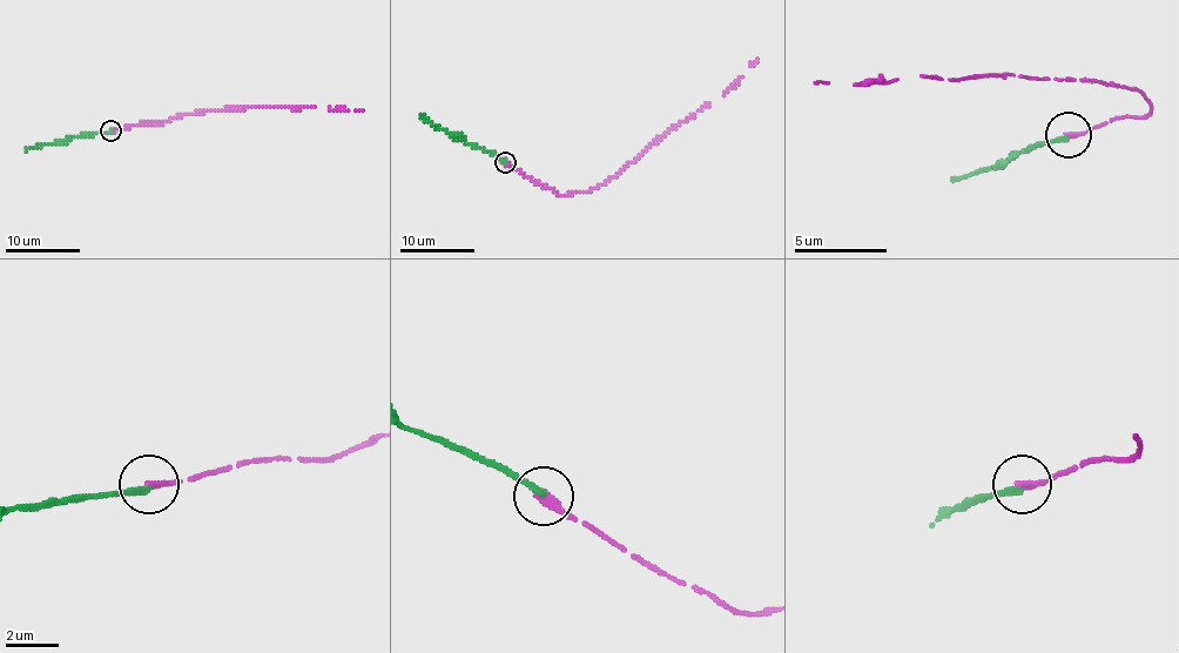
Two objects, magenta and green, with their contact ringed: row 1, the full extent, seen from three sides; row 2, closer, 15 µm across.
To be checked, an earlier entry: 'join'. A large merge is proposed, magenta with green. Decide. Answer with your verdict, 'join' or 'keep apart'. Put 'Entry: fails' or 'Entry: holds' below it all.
keep apart
Entry: fails

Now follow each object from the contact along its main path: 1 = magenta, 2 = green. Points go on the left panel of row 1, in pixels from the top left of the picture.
1: (109, 129), (224, 109), (271, 106), (362, 109)
2: (109, 129), (25, 150)

